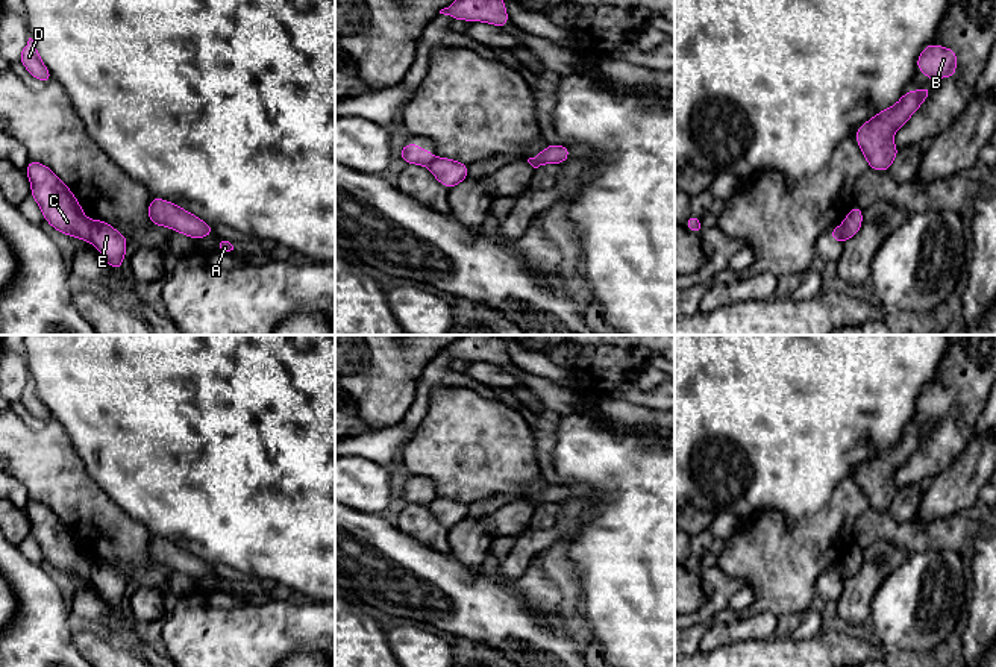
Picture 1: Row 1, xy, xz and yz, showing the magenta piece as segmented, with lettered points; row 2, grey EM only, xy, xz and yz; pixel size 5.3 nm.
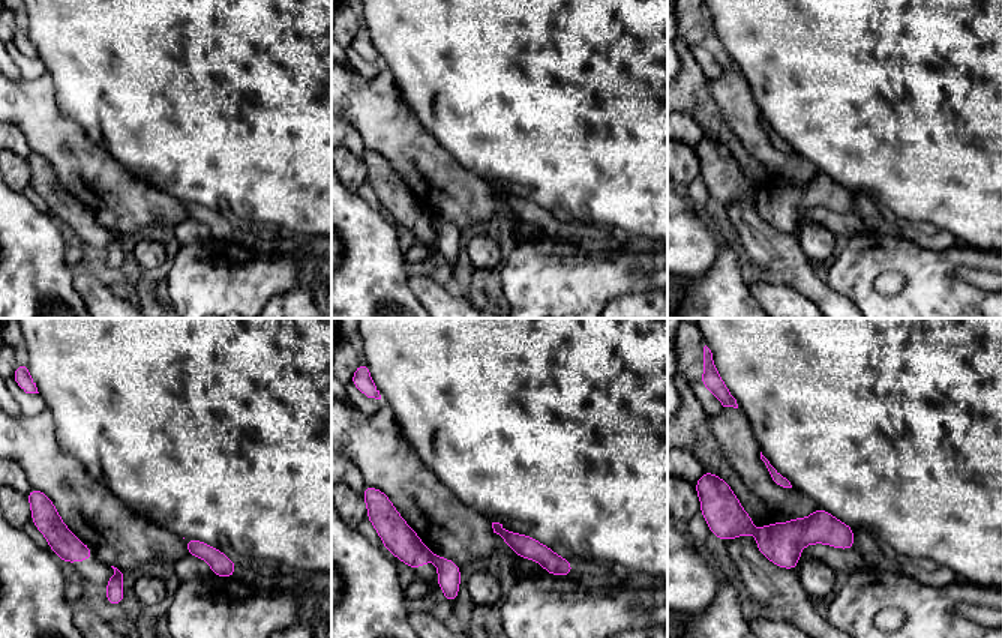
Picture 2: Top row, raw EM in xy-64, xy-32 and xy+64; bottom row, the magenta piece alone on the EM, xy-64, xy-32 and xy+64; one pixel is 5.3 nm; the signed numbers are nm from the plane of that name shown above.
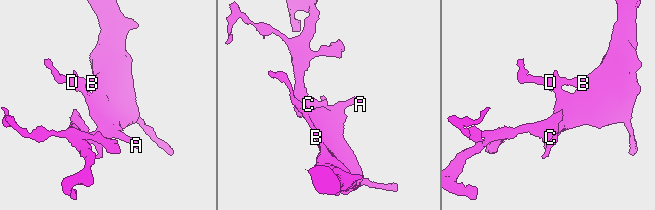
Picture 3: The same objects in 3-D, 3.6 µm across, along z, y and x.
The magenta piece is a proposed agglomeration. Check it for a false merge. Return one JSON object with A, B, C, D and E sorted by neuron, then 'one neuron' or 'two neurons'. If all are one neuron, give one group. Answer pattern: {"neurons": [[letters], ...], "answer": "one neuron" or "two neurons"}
{"neurons": [["A", "B", "D", "E"], ["C"]], "answer": "two neurons"}

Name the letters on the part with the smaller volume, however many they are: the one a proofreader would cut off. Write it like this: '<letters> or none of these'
C

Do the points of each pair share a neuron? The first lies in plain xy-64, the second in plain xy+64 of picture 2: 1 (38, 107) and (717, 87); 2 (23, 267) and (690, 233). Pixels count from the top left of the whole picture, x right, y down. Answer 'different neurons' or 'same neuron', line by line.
1: same neuron
2: different neurons

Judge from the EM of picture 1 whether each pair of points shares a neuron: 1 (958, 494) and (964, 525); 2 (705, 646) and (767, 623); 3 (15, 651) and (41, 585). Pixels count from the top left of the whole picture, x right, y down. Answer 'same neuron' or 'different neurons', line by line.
1: different neurons
2: same neuron
3: same neuron

